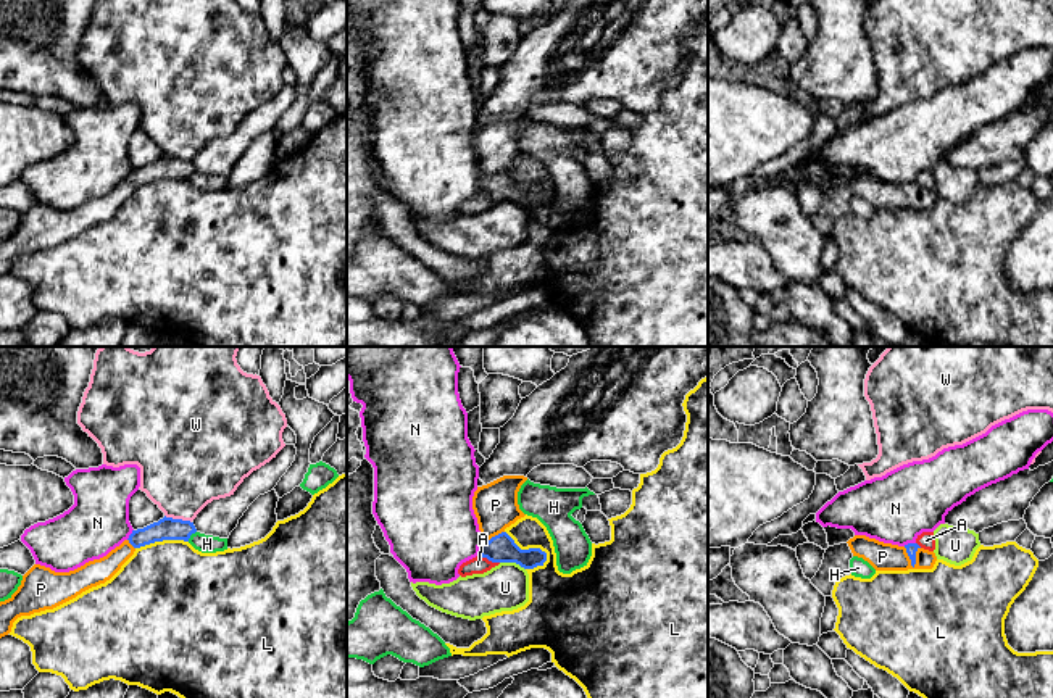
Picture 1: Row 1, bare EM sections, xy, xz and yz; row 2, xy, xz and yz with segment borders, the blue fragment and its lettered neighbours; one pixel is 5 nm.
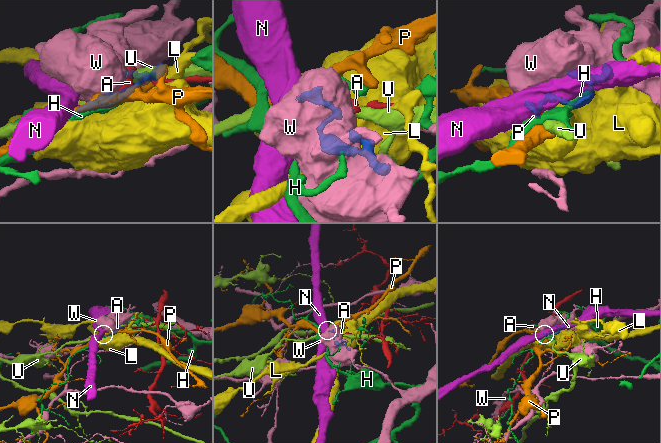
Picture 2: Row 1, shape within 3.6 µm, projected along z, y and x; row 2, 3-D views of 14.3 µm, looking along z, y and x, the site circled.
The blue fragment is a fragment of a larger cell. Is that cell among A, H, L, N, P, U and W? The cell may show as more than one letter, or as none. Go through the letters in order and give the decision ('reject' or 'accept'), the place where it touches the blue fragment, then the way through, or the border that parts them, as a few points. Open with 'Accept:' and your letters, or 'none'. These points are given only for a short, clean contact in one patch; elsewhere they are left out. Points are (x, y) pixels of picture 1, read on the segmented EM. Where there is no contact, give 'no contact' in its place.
Accept: P
A: reject | xz (489, 560)
H: reject | xy (191, 534) | along xy (195, 531), (187, 540)
L: reject | xz (531, 548)
N: reject | xz (479, 548) | along xz (481, 542), (476, 555)
P: accept | yz (910, 558)
U: reject | xz (513, 561)
W: reject | xy (178, 519)

